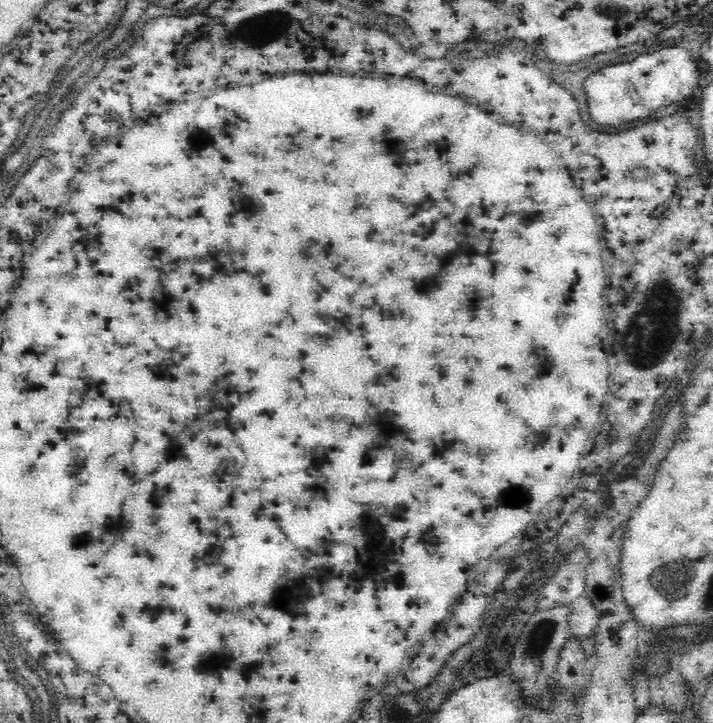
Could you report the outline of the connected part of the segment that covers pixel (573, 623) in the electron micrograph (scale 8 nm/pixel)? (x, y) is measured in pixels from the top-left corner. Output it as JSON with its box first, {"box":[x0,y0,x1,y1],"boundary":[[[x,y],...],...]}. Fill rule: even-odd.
{"box":[568,594,603,638],"boundary":[[[581,594],[573,602],[572,612],[568,616],[571,634],[582,636],[582,638],[594,635],[603,614],[603,610],[600,610],[594,602]]]}

